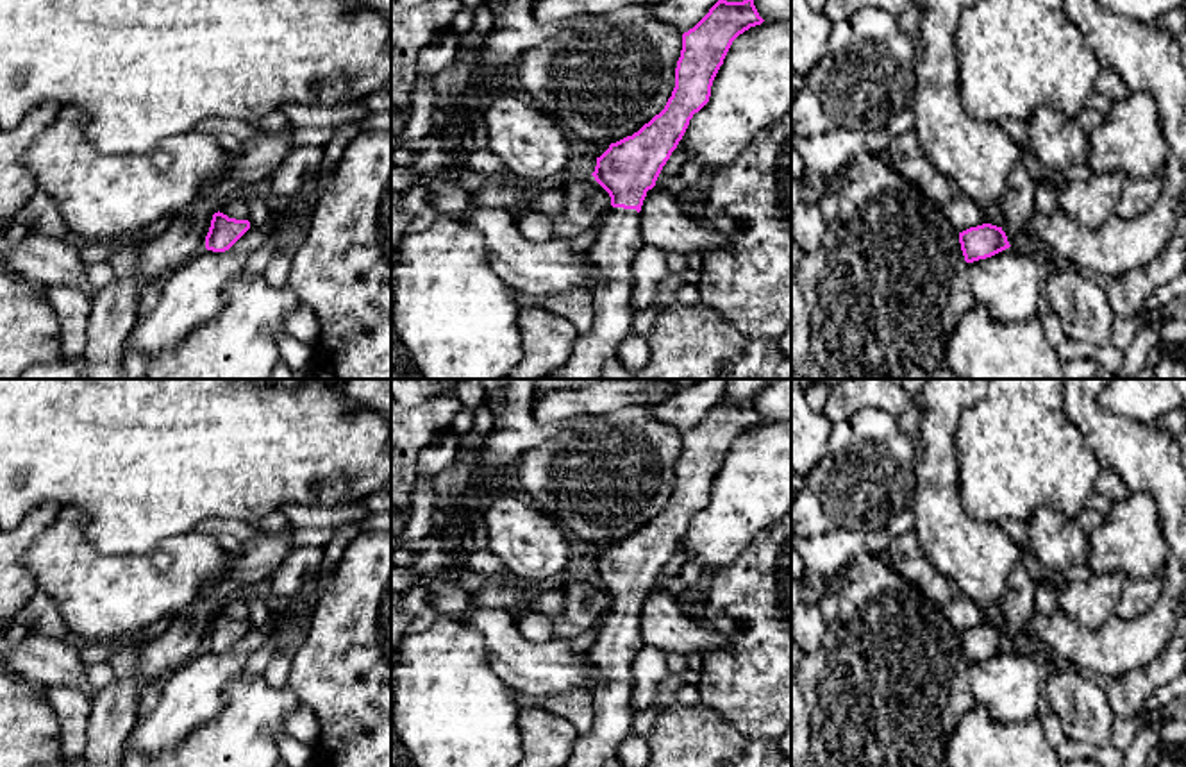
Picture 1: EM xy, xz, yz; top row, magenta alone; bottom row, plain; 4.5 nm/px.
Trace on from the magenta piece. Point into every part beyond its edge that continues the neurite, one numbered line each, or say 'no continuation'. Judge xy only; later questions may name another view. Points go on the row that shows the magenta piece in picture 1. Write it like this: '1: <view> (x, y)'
no continuation

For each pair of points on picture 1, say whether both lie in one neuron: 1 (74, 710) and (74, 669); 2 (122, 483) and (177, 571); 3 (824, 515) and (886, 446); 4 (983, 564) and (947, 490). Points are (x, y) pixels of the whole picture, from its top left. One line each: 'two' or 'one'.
1: two
2: two
3: one
4: one

